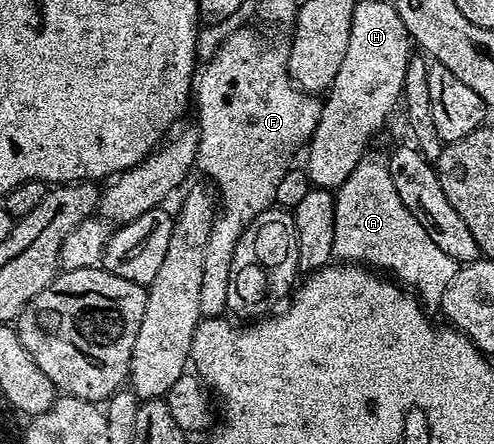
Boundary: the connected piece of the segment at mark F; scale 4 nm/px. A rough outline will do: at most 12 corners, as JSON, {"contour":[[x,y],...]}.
{"contour":[[233,30],[195,82],[196,169],[217,181],[202,319],[239,236],[276,203],[323,102],[289,47]]}

